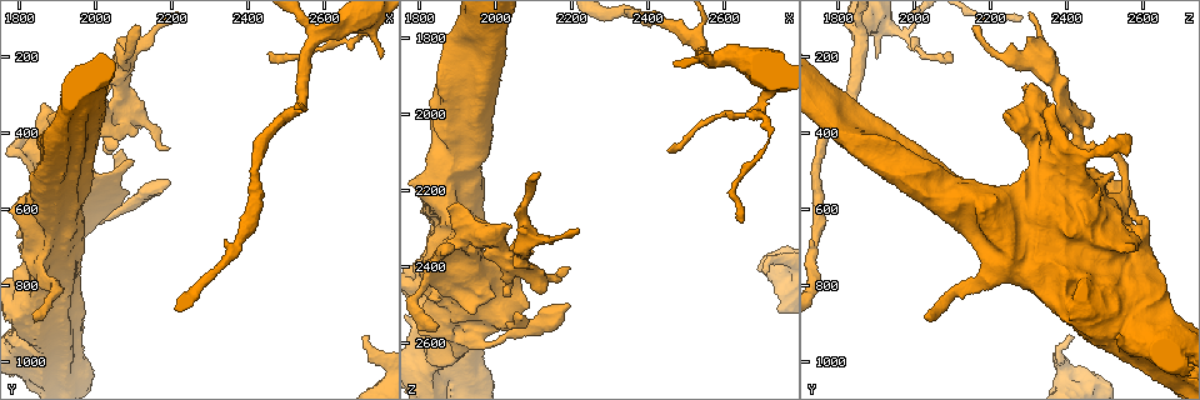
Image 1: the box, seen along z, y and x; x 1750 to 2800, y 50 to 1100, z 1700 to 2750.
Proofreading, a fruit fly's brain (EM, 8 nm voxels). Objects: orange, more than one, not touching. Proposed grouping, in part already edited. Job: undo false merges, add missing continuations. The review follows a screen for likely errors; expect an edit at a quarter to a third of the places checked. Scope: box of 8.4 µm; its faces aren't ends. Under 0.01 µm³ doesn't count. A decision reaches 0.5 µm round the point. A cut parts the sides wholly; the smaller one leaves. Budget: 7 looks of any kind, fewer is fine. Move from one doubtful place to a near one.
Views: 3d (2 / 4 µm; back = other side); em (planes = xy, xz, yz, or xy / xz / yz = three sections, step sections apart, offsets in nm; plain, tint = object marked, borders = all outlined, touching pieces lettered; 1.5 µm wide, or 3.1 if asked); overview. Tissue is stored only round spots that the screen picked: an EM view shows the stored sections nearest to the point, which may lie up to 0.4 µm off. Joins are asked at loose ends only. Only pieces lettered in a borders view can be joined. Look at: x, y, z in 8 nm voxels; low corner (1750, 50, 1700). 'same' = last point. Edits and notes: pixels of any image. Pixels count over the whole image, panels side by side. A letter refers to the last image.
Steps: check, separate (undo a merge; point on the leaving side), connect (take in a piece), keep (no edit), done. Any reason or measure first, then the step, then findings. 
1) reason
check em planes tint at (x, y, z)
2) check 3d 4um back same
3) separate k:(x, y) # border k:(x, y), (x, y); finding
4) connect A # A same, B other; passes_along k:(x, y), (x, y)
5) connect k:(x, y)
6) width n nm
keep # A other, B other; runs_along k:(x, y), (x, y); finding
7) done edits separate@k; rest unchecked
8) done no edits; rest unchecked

check 3d 4um at (2015, 590, 2535)

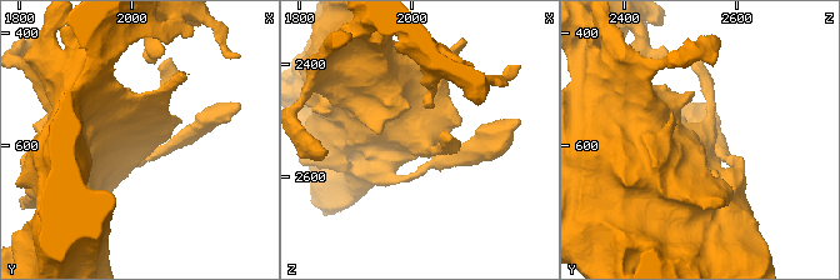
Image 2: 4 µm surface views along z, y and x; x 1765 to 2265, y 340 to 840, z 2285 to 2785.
check em planes tint at (2015, 595, 2540)

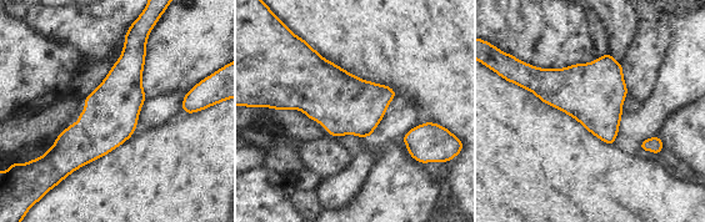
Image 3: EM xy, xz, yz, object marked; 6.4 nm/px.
what lies round it
check em planes borders same

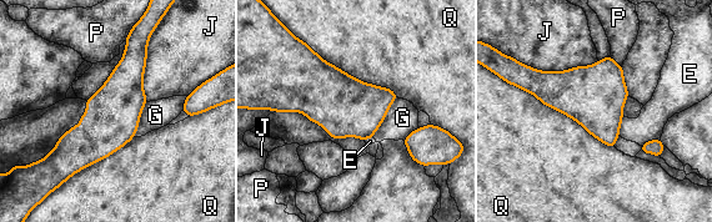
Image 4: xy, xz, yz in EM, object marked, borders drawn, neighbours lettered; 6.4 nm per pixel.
keep # E other, G other, J other, P other, Q other; border 4:(515, 85), (613, 147); all the same neuron

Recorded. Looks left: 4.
long arm stops here
check em xy step 8 tint at (1840, 880, 2020)

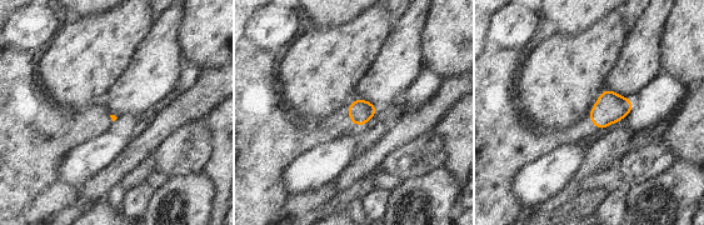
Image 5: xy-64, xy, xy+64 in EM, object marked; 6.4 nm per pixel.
cut it another way
check em planes borders same

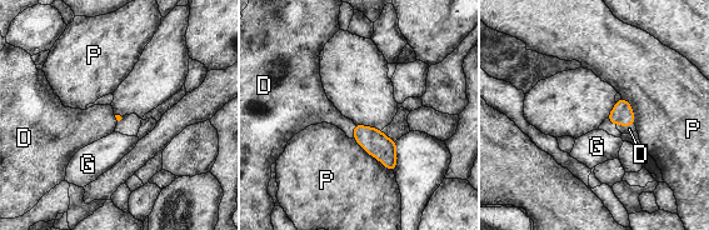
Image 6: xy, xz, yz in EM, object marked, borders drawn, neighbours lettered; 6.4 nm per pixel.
connect D # D same, G other, P other; it goes on there

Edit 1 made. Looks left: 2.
check overview

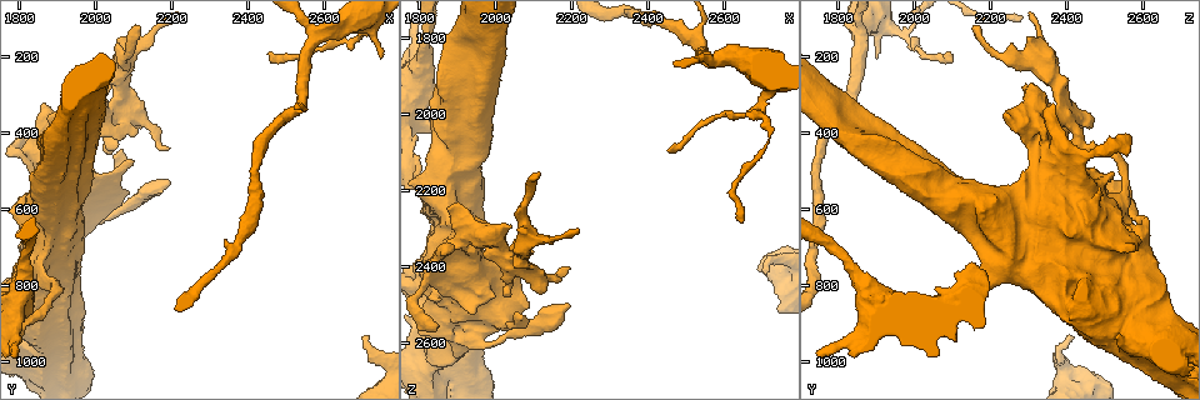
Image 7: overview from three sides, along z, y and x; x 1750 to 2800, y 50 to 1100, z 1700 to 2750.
sharp bend
check em xy step 8 borders at (2705, 135, 1970)

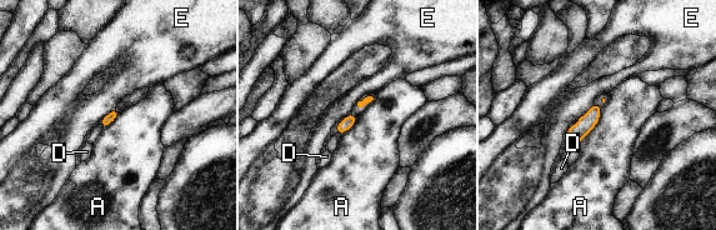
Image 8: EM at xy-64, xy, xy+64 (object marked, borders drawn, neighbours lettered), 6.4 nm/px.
longest_contact A 260 nm
keep # A other, D other, E other; border 8:(601, 110), (597, 123), (580, 143); all the same neuron

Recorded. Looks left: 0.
done edits connect@6; rest unchecked

